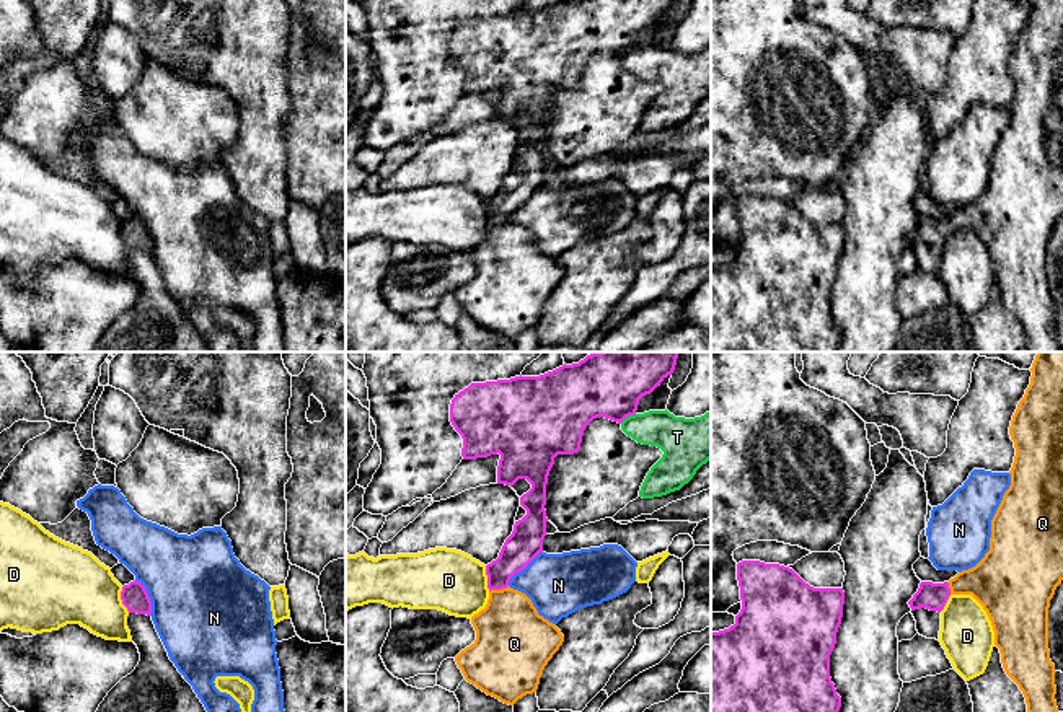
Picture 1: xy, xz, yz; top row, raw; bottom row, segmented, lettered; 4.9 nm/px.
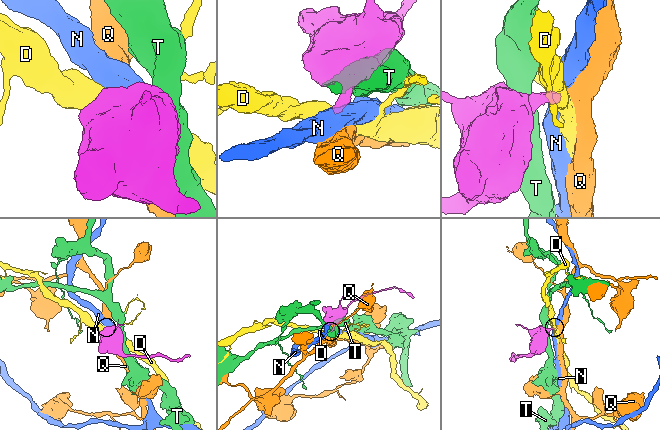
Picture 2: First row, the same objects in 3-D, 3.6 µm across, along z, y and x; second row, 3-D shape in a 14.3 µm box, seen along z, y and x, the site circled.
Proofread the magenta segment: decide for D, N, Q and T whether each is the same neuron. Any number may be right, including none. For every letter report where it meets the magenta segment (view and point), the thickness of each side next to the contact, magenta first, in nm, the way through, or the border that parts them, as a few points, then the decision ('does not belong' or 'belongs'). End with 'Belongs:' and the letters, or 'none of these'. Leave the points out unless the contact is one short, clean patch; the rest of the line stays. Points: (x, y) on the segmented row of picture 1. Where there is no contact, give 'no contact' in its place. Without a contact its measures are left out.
D: meets magenta in xy at (121, 598); 130 nm thick on the magenta side, 360 nm on the other; border along xy (121, 587), (121, 603), (129, 611); does not belong
N: meets magenta in xz at (522, 569); 170 nm thick on the magenta side, 300 nm on the other; border along xz (542, 551), (507, 585); does not belong
Q: meets magenta in xz at (498, 588); 170 nm thick on the magenta side, 360 nm on the other; runs through xz (522, 546), (499, 572), (498, 588), (509, 611), (511, 636); belongs
T: meets magenta in xz at (626, 416); 320 nm thick on the magenta side, 180 nm on the other; border along xz (635, 413), (620, 422); does not belong
Belongs: Q

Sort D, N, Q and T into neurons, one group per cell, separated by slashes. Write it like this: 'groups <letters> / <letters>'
groups D / N / Q / T

